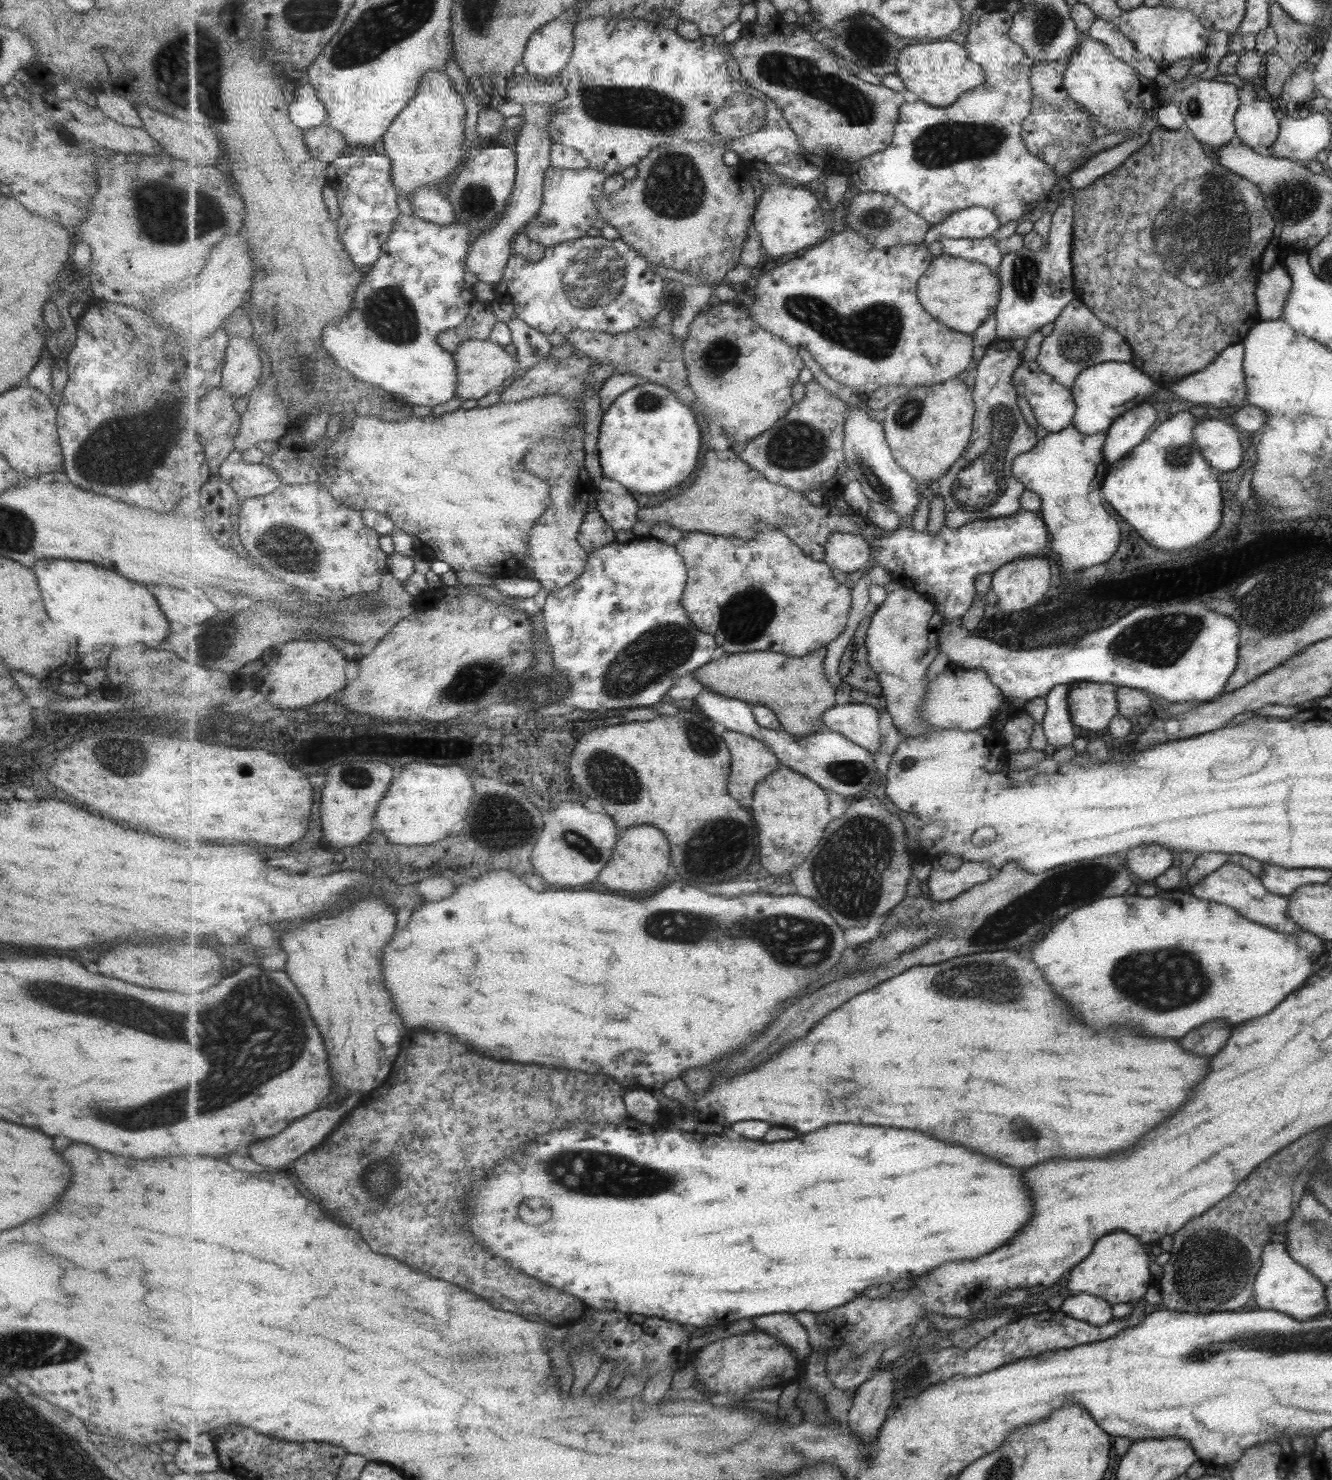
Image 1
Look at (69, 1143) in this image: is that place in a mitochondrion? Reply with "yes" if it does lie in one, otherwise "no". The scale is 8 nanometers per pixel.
no

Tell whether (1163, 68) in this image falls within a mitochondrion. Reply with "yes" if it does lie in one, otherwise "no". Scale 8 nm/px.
no

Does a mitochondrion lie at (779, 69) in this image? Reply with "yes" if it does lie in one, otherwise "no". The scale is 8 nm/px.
yes

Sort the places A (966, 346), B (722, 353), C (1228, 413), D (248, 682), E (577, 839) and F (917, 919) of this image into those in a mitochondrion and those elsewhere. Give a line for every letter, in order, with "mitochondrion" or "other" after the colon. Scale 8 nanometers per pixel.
A: other
B: mitochondrion
C: other
D: other
E: mitochondrion
F: other

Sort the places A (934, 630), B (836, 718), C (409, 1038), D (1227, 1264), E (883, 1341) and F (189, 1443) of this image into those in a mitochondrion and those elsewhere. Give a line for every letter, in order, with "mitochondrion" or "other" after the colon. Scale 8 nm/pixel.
A: other
B: other
C: other
D: mitochondrion
E: other
F: other

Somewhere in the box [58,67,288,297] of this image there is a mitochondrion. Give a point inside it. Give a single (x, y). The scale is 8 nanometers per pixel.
(168, 214)

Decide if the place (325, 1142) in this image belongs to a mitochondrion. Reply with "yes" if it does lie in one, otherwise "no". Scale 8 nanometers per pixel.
no

